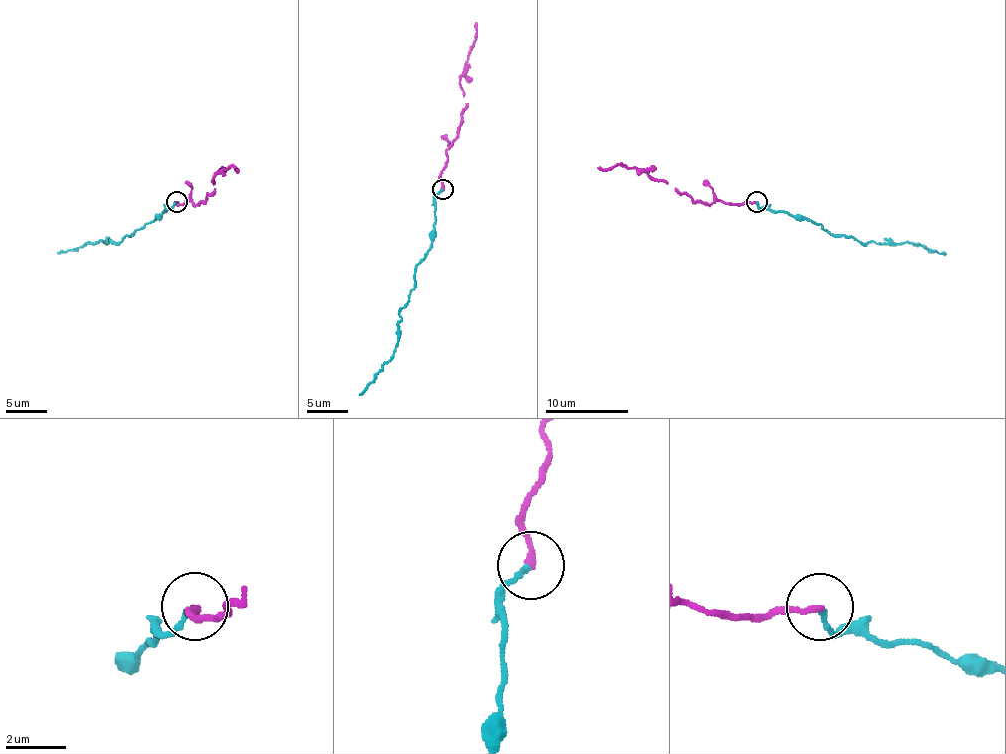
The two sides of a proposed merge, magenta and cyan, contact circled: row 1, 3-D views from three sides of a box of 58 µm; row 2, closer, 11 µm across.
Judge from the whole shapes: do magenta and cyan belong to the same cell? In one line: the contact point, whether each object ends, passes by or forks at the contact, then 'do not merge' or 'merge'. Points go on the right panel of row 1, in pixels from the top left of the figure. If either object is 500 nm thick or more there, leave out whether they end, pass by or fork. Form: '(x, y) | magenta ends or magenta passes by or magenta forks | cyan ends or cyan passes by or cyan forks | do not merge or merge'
(756, 201) | magenta ends | cyan ends | merge

